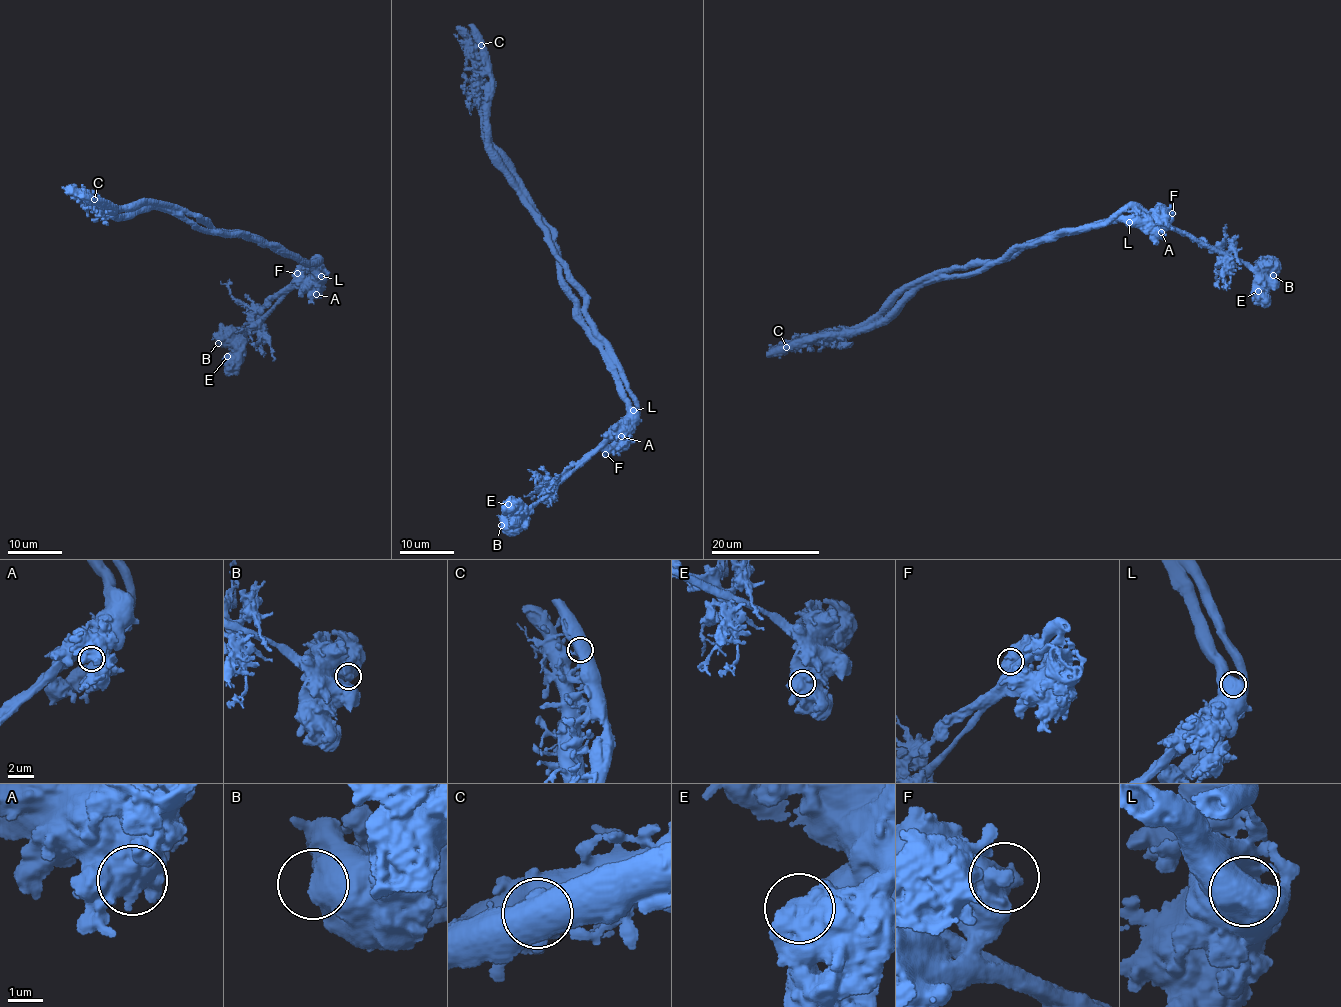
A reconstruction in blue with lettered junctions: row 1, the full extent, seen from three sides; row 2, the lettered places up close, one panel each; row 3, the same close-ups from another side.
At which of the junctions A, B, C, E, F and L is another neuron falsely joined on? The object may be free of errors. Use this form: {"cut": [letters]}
{"cut": ["C"]}

